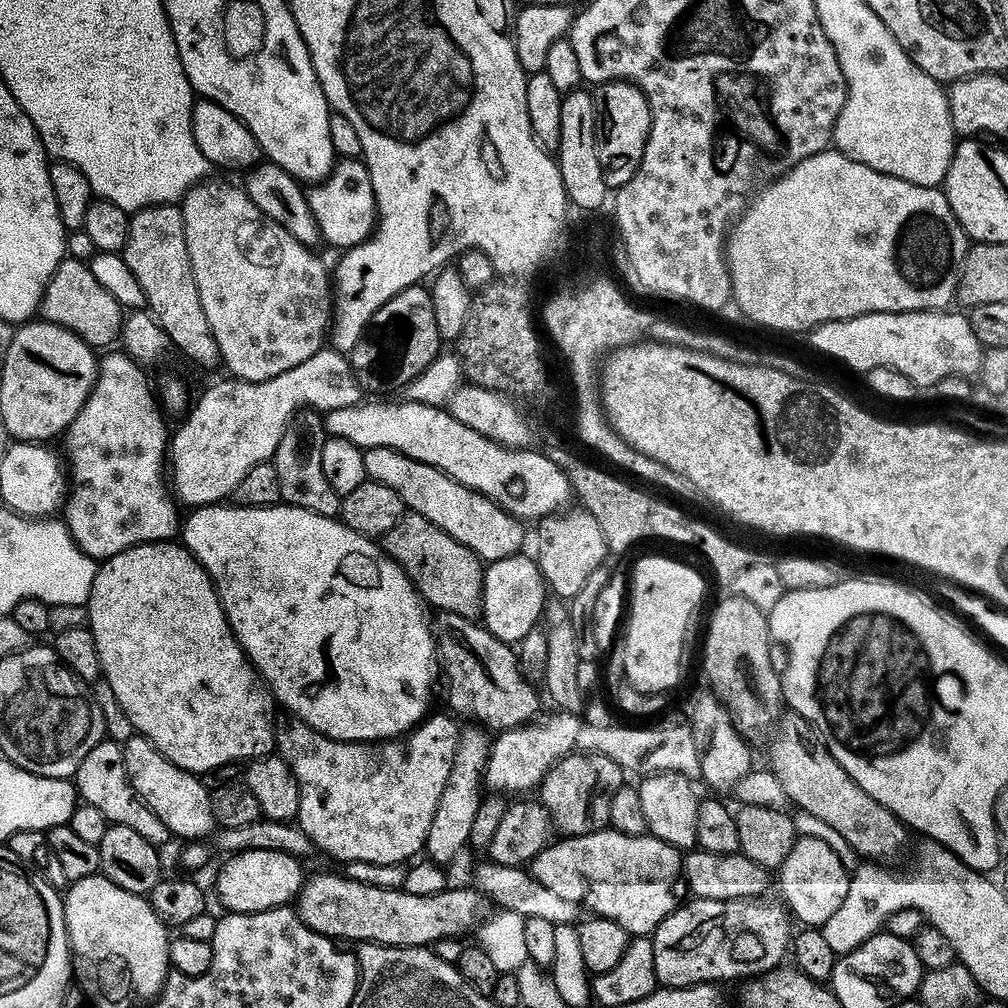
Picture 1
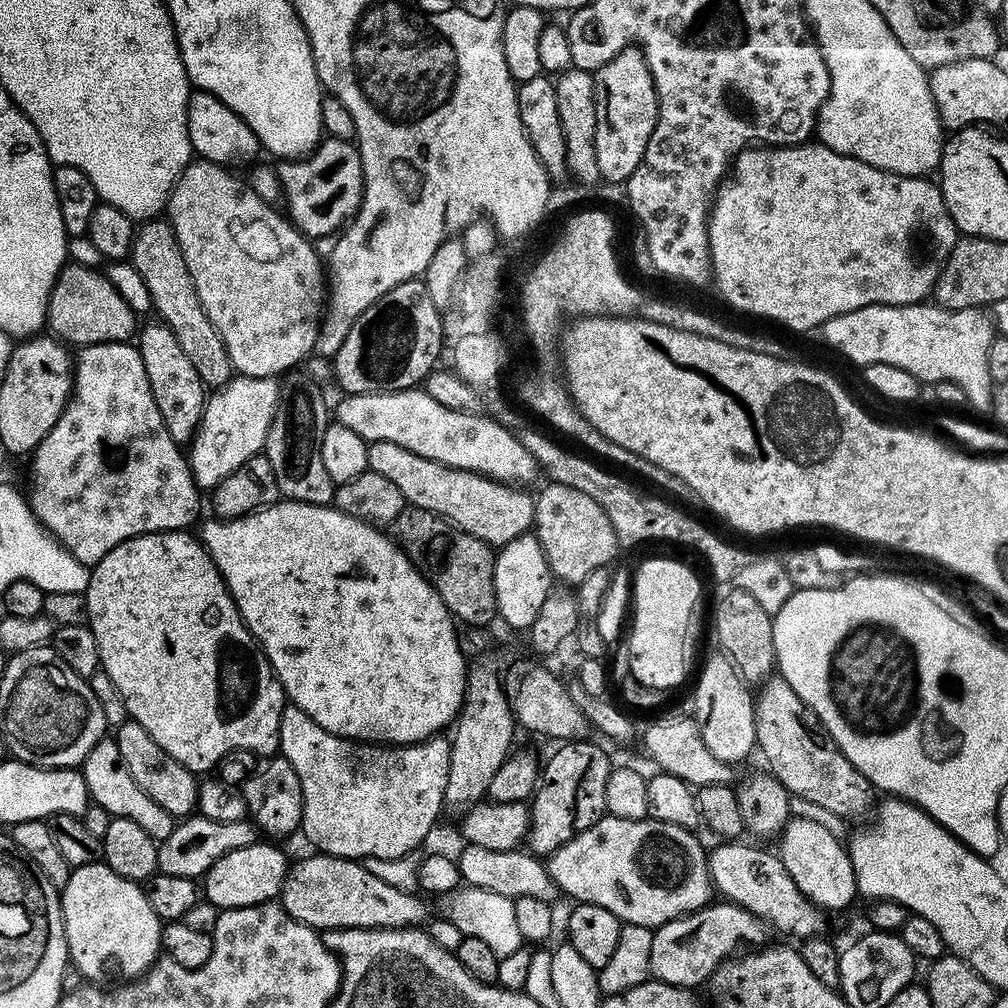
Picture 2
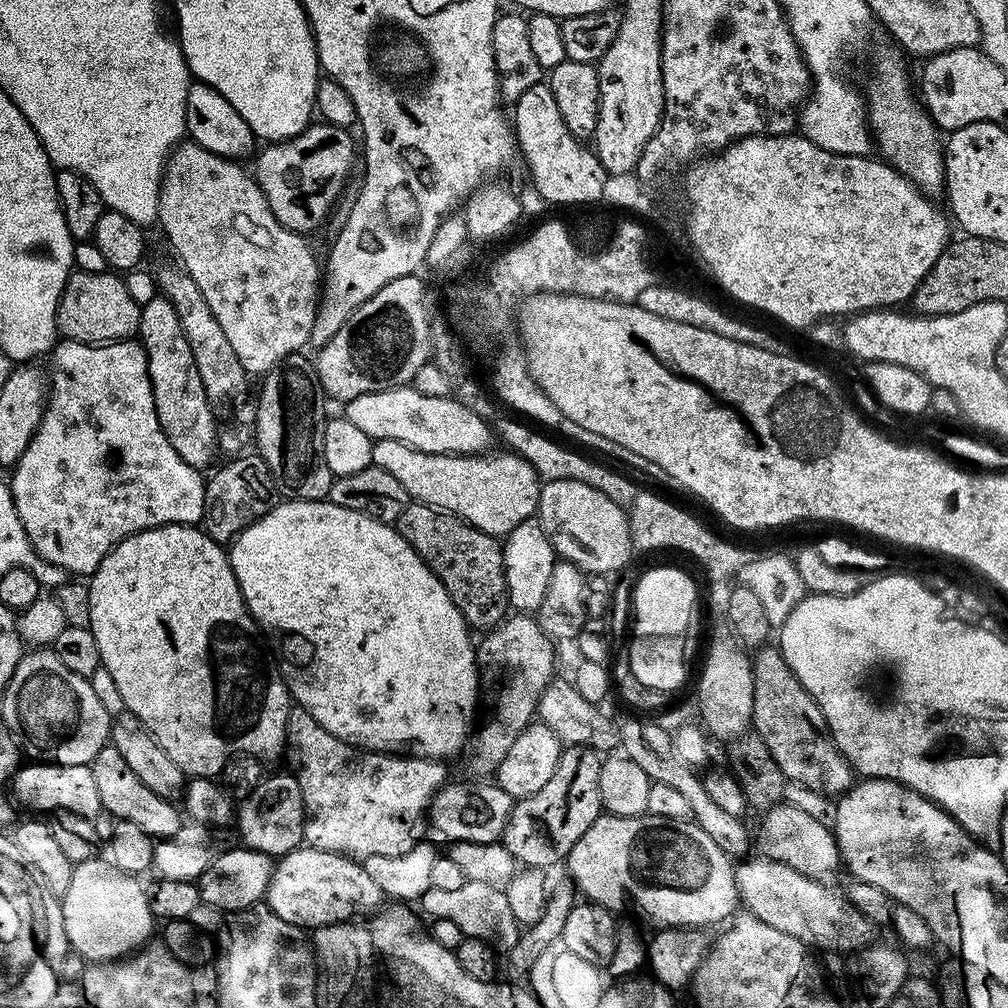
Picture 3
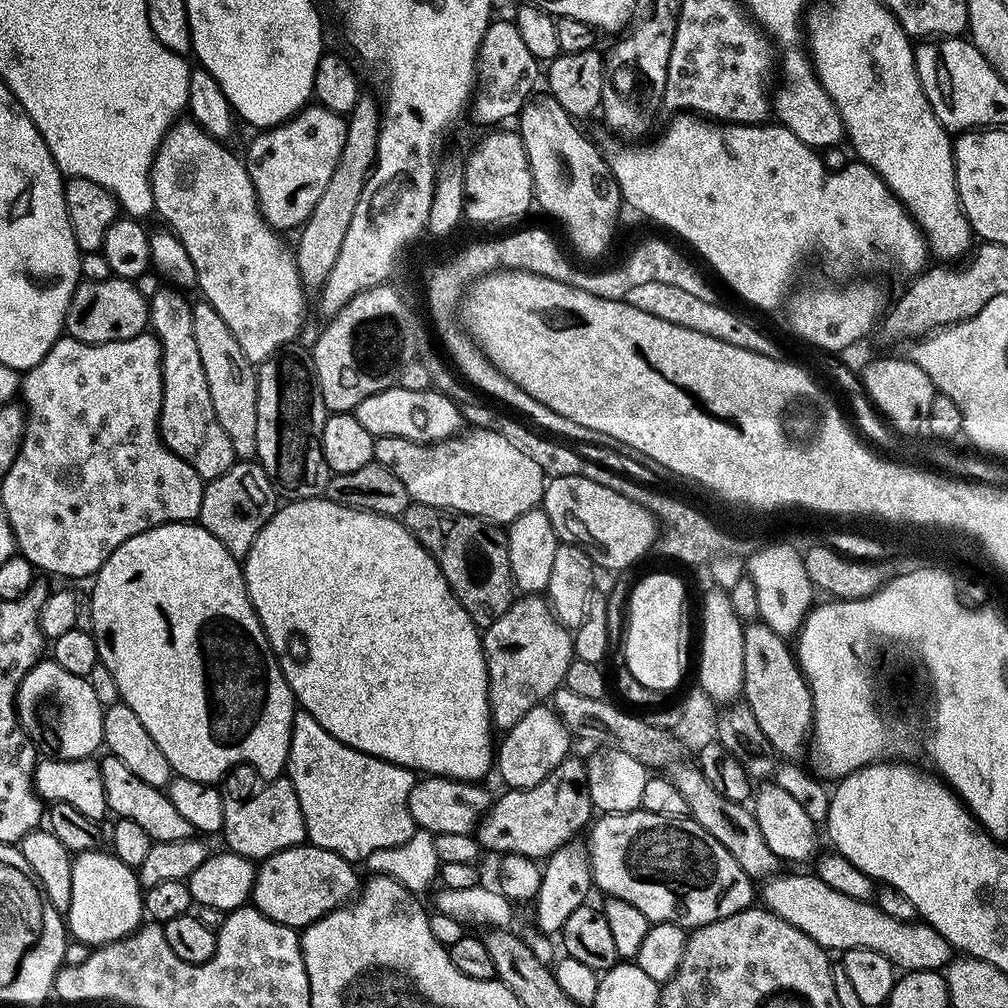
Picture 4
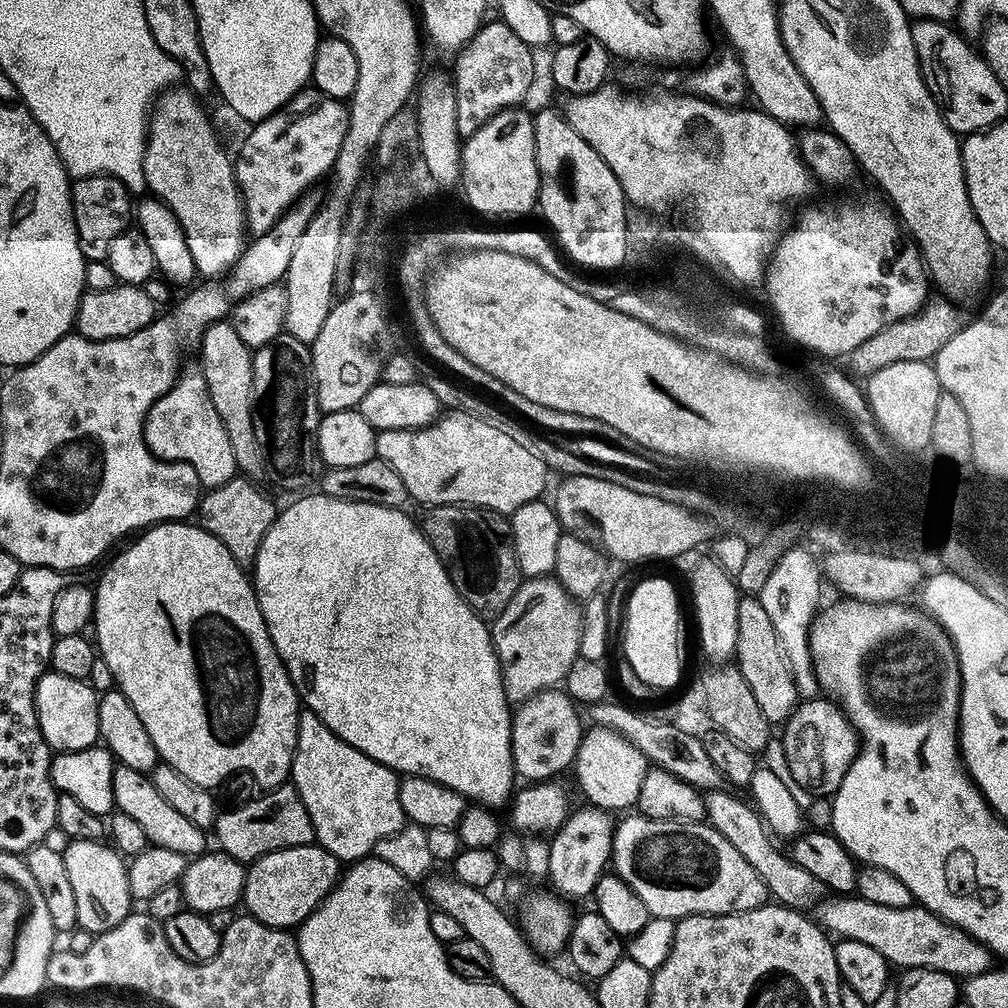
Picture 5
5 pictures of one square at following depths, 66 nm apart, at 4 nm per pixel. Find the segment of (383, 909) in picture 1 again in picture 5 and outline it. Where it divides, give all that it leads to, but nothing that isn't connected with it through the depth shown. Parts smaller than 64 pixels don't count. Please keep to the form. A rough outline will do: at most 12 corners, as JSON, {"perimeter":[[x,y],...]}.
{"perimeter":[[313,842],[247,865],[242,904],[295,929],[342,875]]}

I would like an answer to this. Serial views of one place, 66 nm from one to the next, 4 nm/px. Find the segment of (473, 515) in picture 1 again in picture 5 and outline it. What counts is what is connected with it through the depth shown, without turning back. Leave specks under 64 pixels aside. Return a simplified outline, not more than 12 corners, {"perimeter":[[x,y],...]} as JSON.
{"perimeter":[[445,411],[376,433],[424,506],[511,514],[546,469],[504,429]]}

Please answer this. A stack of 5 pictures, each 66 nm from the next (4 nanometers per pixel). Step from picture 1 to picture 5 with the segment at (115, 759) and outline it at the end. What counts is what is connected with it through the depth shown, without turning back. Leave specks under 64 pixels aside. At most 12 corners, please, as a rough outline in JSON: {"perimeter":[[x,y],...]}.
{"perimeter":[[117,763],[115,811],[135,818],[149,845],[187,858],[209,847],[154,790],[151,775]]}

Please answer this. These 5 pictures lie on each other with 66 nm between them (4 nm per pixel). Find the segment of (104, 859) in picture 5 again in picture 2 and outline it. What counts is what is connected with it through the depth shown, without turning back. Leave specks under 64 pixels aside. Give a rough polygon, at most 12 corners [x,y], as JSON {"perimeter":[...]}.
{"perimeter":[[103,862],[60,892],[68,959],[131,982],[161,955],[137,881]]}

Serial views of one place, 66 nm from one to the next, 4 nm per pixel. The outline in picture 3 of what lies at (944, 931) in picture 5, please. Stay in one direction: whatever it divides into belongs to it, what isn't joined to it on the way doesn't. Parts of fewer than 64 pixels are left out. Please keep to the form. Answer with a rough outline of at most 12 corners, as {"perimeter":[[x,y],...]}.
{"perimeter":[[780,861],[735,865],[740,904],[766,926],[855,954],[878,926],[835,887]]}

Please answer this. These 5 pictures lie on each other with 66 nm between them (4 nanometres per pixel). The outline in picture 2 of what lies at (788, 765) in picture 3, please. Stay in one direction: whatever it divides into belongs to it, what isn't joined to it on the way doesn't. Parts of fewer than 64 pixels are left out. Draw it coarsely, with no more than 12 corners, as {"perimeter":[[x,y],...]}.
{"perimeter":[[783,676],[755,693],[756,743],[792,796],[856,820],[870,781]]}

